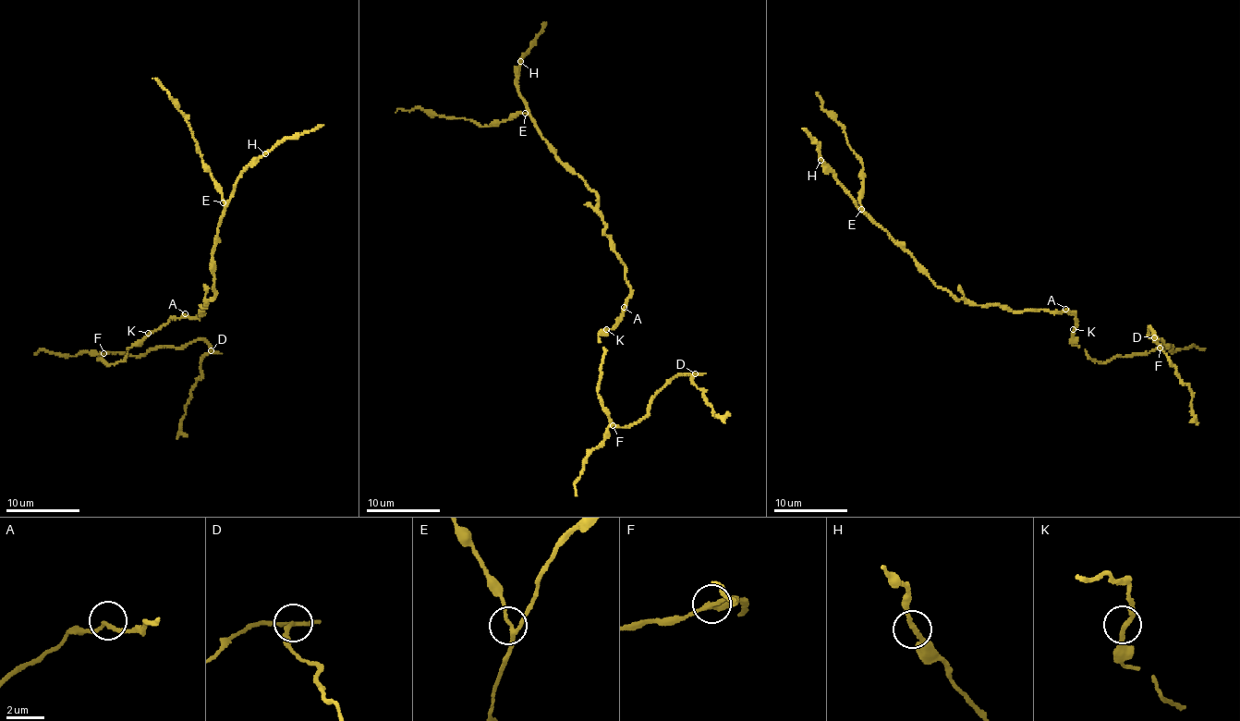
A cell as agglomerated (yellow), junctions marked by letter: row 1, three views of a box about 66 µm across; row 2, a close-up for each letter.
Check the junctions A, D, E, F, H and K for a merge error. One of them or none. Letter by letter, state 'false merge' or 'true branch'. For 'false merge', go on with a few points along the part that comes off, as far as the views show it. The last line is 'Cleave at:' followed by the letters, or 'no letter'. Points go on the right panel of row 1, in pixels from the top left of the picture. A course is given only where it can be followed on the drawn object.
A: true branch
D: false merge; foreign part runs (1154, 337), (1178, 378), (1189, 387), (1192, 415), (1197, 424)
E: true branch
F: true branch
H: true branch
K: true branch
Cleave at: D

